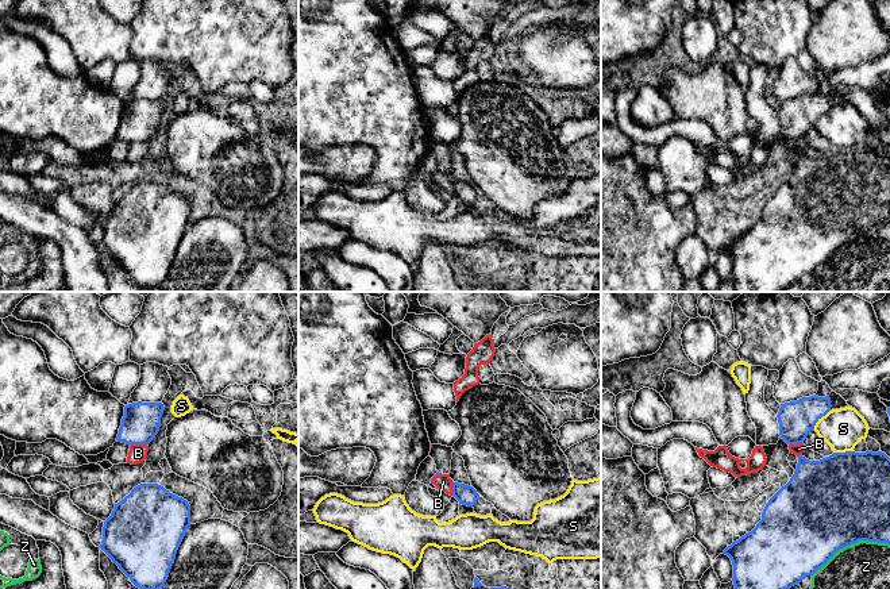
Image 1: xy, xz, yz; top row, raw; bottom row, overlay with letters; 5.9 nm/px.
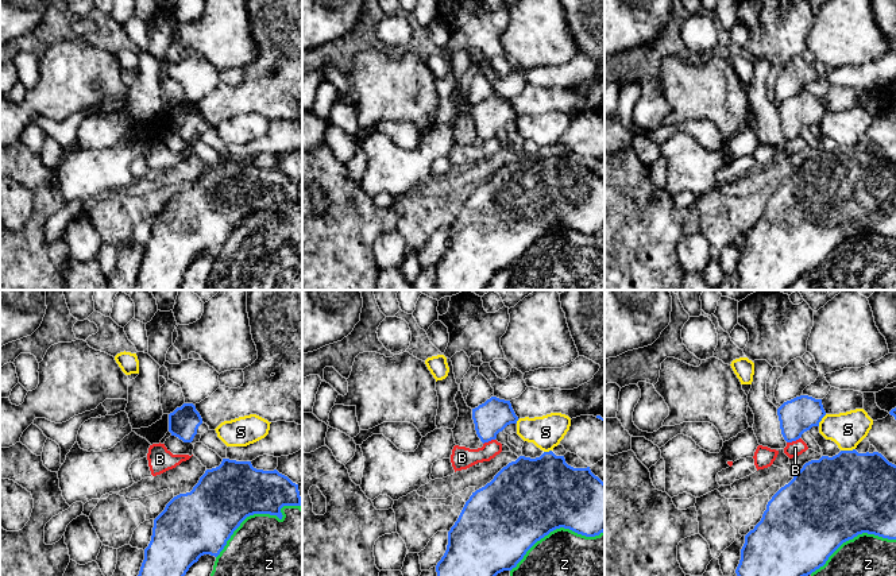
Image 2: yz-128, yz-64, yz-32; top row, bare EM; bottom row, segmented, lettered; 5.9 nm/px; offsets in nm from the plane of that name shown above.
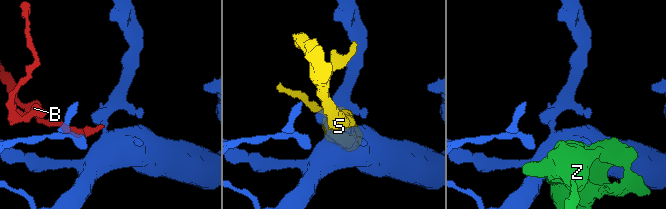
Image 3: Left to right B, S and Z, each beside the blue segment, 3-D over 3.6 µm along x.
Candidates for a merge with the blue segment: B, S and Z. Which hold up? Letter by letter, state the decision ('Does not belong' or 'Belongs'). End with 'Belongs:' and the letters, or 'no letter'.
B: Does not belong
S: Does not belong
Z: Does not belong
Belongs: no letter

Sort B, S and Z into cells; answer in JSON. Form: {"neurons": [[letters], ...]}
{"neurons": [["B"], ["S"], ["Z"]]}

